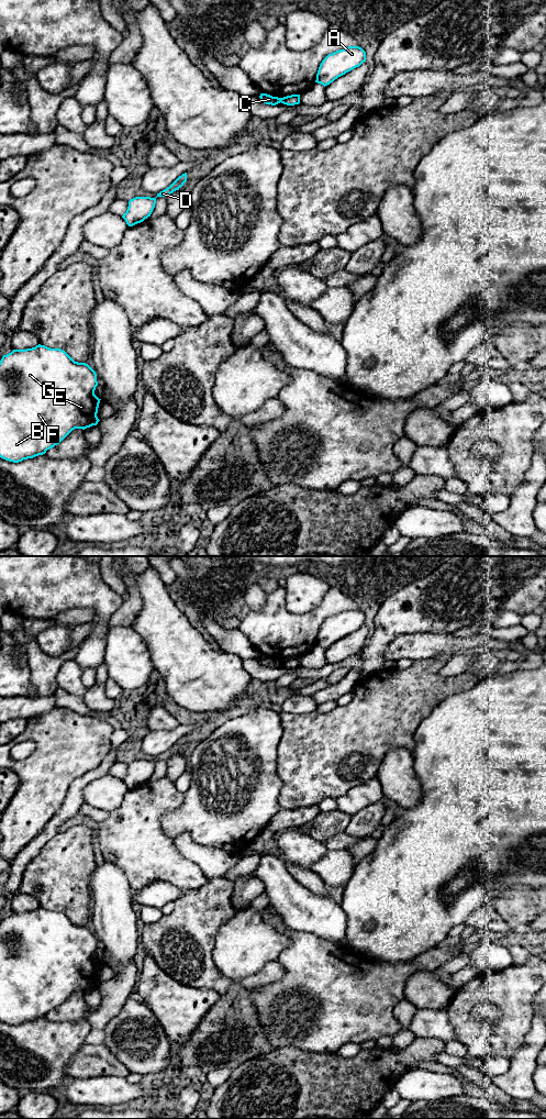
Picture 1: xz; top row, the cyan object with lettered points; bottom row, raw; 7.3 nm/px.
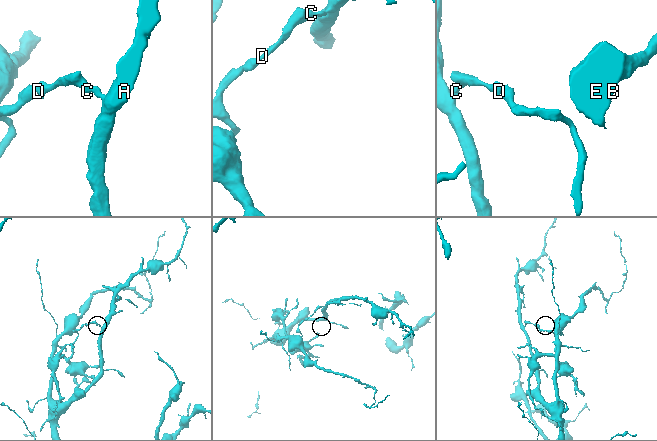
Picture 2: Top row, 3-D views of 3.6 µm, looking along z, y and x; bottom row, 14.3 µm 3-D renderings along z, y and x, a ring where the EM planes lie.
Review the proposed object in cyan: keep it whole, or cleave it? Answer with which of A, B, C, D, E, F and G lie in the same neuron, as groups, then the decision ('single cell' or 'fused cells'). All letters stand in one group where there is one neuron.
A B E F G / C D | fused cells

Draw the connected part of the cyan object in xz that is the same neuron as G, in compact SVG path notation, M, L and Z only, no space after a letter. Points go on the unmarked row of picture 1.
M36 908L26 912L13 912L0 923L0 1020L19 1026L43 1018L59 1007L73 993L97 988L100 963L94 953L96 934L86 926L75 924L65 913Z

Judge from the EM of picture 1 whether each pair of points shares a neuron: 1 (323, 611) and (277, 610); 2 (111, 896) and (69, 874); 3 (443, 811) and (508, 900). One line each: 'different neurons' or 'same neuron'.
1: same neuron
2: different neurons
3: different neurons

